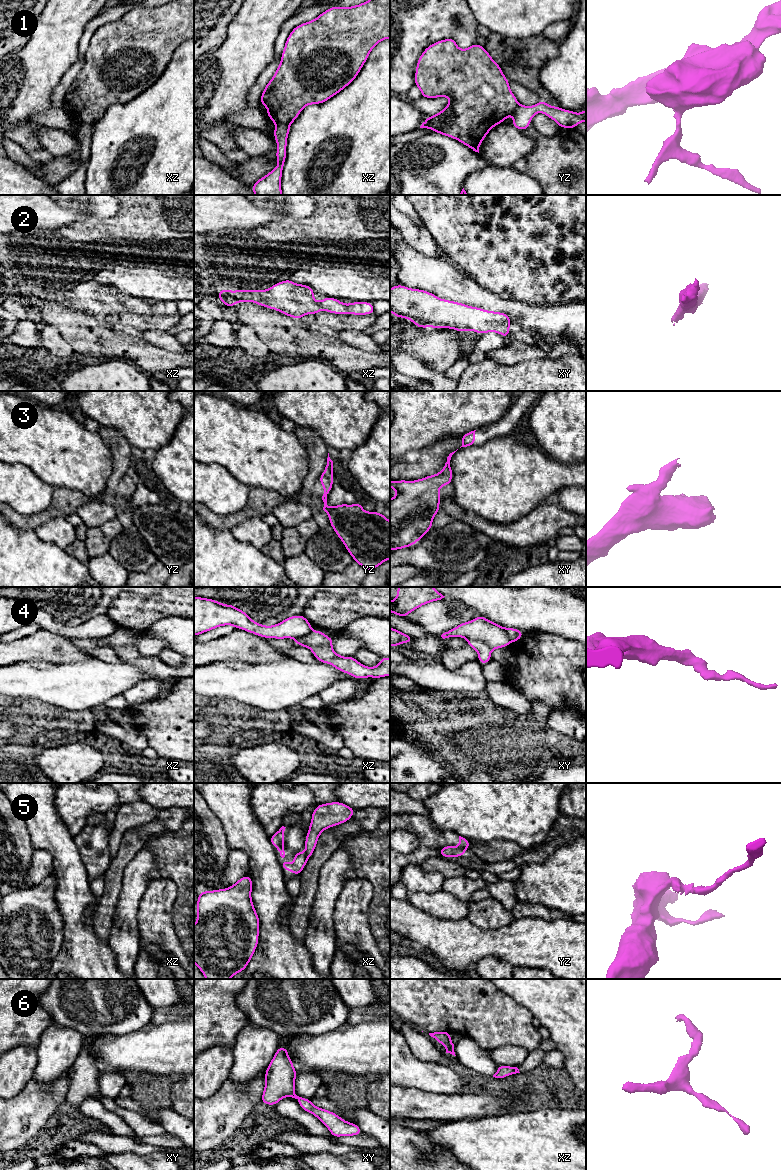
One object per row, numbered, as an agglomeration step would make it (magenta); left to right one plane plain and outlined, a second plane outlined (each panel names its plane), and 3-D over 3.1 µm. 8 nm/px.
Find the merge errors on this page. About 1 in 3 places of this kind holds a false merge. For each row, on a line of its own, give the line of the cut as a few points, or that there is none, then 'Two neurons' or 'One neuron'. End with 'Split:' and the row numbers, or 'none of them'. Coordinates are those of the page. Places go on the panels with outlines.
1: Split along xz (276, 124), (288, 126). Two neurons
2: No split. One neuron
3: No split. One neuron
4: Split along xy (468, 639), (480, 639), (491, 649). Two neurons
5: Split along yz (458, 846), (465, 850). Two neurons
6: No split. One neuron
Split: 1, 4, 5

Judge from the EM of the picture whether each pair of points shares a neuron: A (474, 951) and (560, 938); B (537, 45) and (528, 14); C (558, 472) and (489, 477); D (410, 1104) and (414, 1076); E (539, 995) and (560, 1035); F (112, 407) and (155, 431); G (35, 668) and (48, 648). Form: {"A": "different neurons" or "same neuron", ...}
{"A": "same neuron", "B": "different neurons", "C": "same neuron", "D": "different neurons", "E": "same neuron", "F": "same neuron", "G": "different neurons"}

